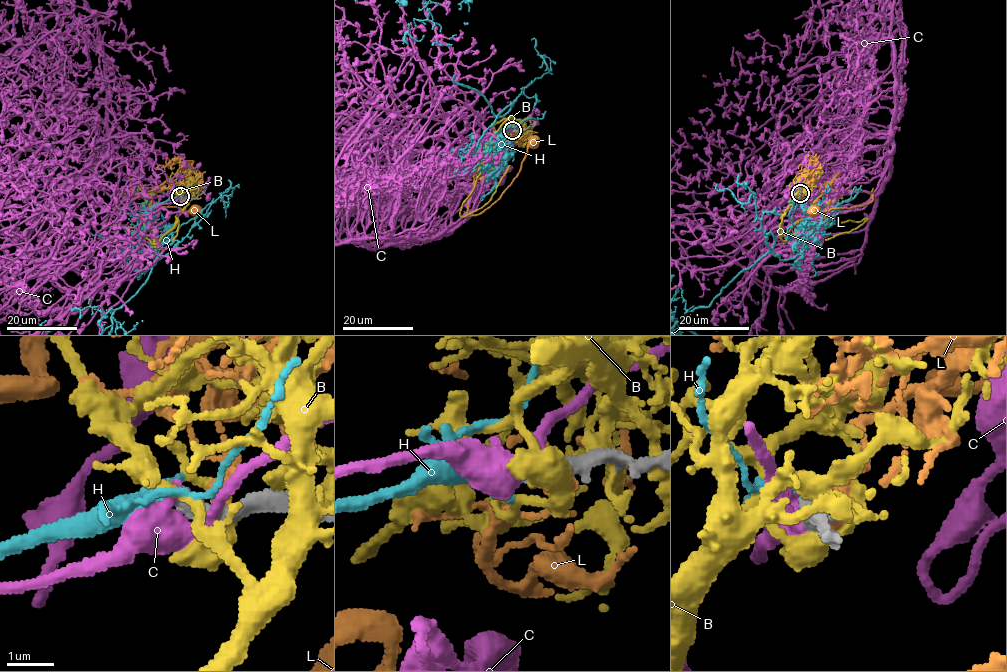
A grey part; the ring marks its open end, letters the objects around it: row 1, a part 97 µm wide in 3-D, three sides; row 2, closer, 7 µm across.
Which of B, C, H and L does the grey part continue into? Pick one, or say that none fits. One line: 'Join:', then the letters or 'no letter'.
Join: H

